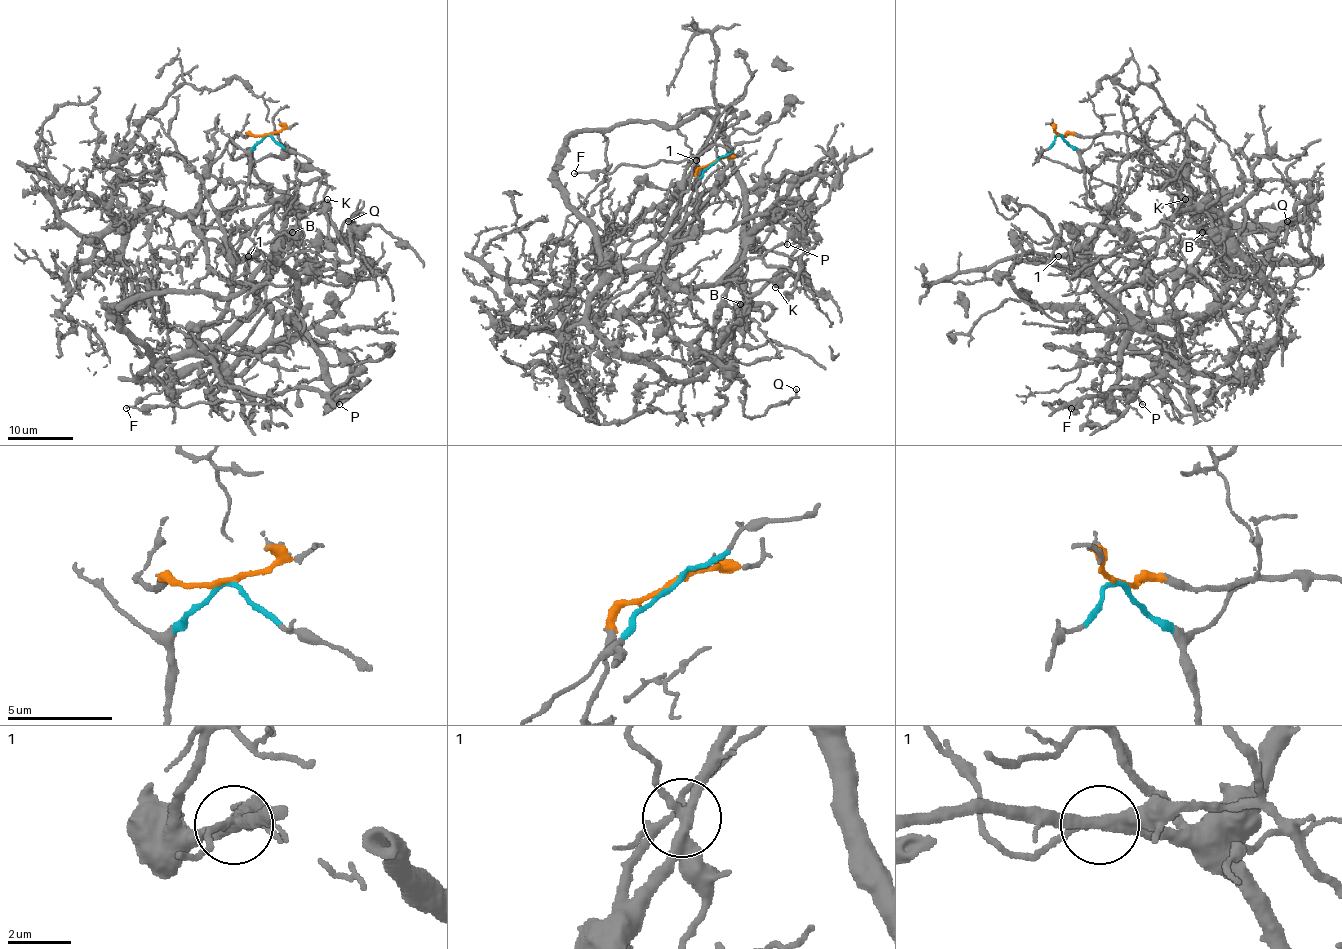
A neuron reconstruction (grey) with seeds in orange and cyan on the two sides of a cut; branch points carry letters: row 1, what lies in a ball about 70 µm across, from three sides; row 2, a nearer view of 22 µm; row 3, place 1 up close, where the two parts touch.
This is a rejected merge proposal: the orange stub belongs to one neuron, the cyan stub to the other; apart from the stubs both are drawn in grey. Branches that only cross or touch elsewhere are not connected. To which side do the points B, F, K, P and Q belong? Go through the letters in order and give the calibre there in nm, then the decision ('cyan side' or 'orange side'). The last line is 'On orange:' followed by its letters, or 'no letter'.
B: calibre 80 nm; cyan side
F: calibre 140 nm; cyan side
K: calibre 120 nm; cyan side
P: calibre 200 nm; cyan side
Q: calibre 140 nm; cyan side
On orange: no letter

